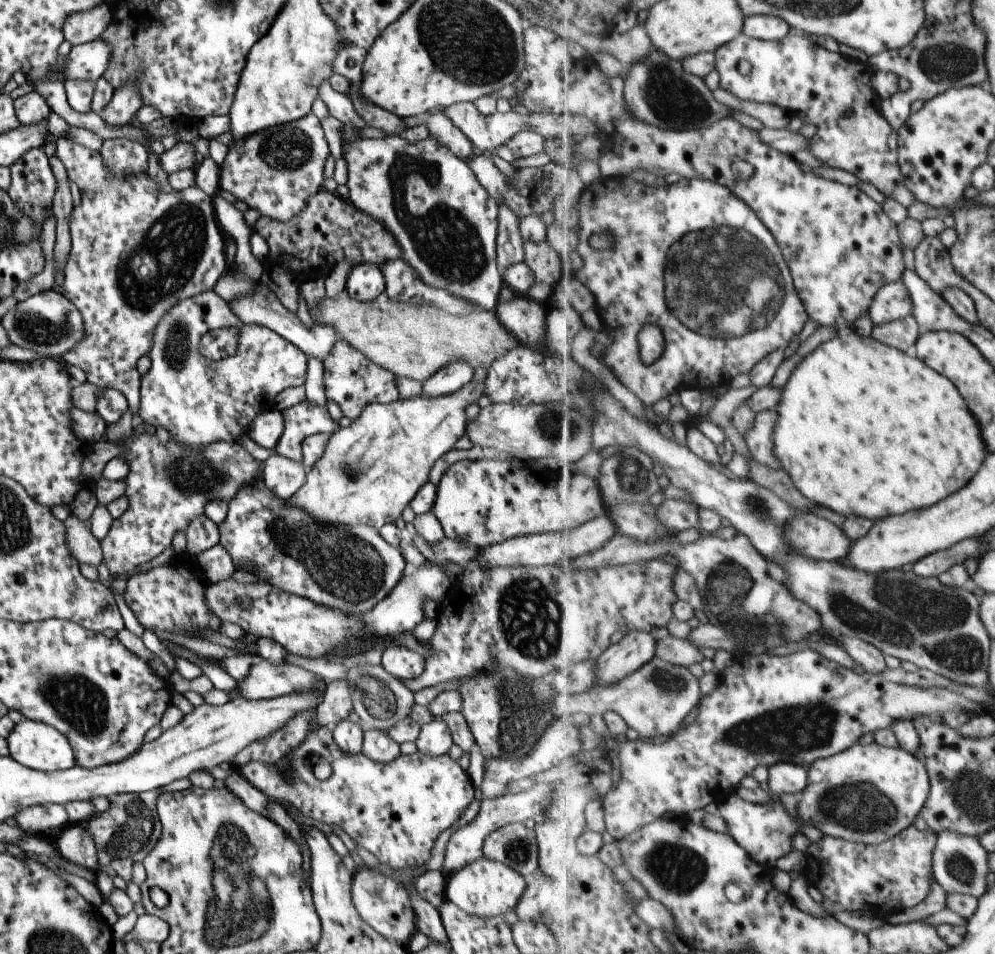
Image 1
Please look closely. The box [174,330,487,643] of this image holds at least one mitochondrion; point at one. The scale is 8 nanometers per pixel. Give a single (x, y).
(345, 565)

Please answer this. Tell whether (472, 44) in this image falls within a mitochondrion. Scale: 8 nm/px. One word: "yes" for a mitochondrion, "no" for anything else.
yes

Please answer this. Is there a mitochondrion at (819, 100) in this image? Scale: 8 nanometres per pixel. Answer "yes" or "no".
no

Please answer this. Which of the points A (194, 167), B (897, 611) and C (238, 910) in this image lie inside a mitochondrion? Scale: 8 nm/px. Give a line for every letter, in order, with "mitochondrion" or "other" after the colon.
A: other
B: mitochondrion
C: mitochondrion

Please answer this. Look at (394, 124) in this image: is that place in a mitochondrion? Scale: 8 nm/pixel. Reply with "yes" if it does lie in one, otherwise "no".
no

